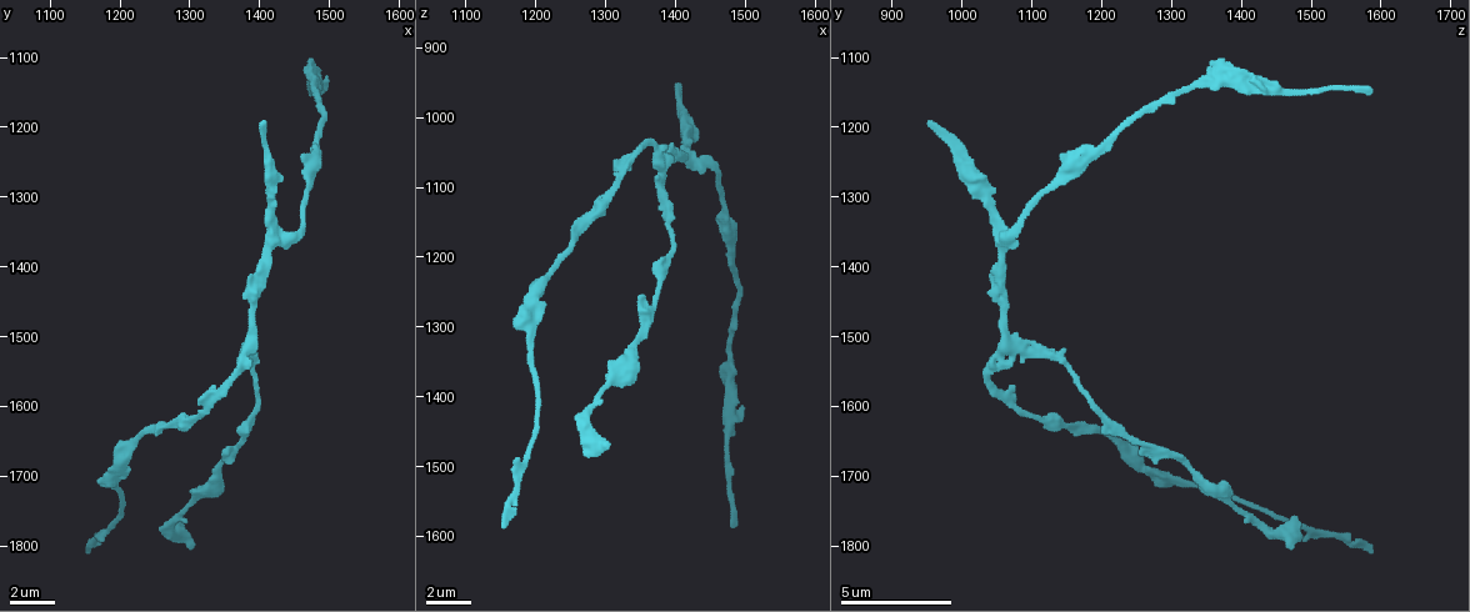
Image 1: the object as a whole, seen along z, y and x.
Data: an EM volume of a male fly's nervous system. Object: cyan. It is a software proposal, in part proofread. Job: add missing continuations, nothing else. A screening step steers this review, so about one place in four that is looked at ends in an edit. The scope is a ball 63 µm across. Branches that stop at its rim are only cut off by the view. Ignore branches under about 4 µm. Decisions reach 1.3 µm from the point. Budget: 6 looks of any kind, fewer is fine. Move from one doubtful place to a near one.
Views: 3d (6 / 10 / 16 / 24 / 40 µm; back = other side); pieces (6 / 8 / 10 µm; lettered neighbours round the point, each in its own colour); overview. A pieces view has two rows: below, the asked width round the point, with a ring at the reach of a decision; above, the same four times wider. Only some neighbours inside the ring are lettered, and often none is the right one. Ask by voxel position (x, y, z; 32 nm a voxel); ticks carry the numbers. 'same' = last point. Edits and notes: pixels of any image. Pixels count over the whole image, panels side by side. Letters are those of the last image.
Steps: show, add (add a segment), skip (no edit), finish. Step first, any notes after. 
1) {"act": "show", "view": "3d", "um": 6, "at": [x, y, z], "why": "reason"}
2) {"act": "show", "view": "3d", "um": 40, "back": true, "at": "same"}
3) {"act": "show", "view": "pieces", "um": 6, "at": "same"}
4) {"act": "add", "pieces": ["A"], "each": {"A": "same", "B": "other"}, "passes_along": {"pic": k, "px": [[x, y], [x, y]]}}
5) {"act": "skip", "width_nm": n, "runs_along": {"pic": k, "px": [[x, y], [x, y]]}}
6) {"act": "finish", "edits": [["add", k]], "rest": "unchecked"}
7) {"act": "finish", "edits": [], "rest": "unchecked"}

{"act": "show", "view": "3d", "um": 6, "at": [1300, 1800, 1470], "why": "an open end"}

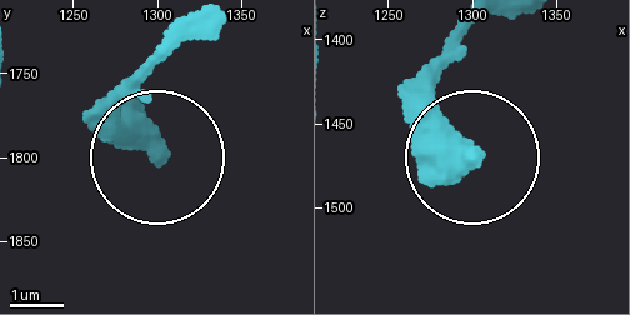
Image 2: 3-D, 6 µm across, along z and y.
{"act": "show", "view": "pieces", "um": 10, "at": [1302, 1800, 1468]}

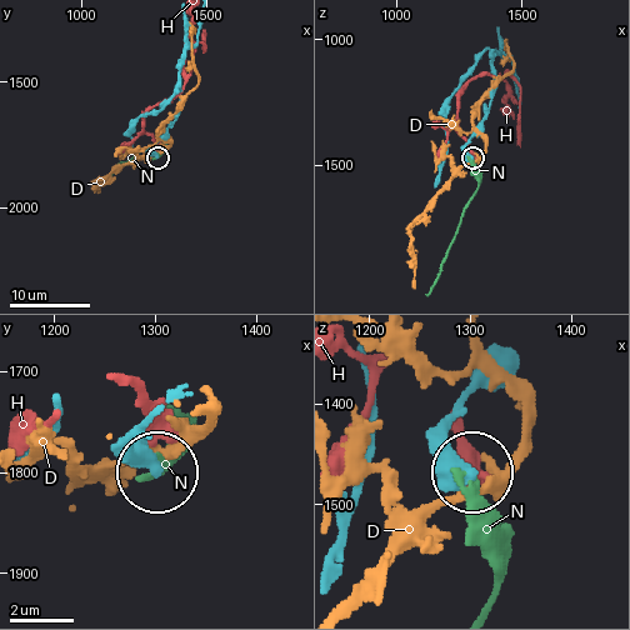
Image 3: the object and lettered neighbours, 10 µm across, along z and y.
{"act": "skip", "each": {"D": "other", "H": "other", "N": "other"}, "runs_along": {"pic": 3, "px": [[485, 373], [448, 438], [469, 468]]}, "found": "none of them fits"}

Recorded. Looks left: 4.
{"act": "show", "view": "pieces", "um": 8, "at": [1155, 1800, 1585]}

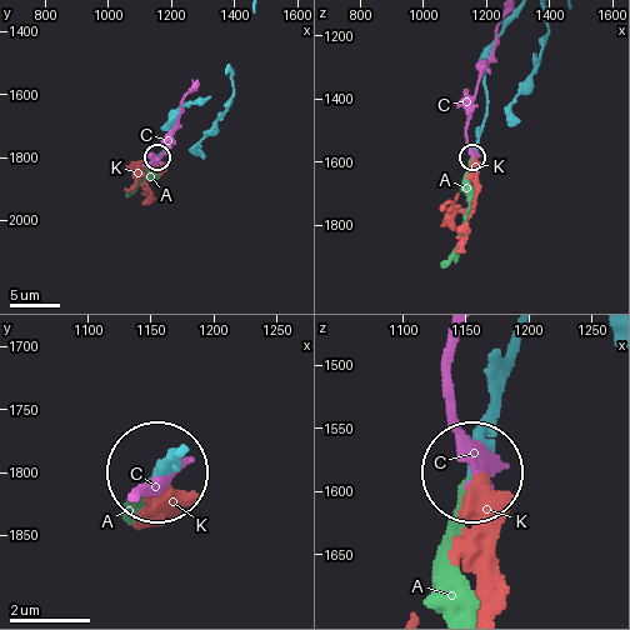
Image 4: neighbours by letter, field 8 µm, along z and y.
{"act": "add", "pieces": ["A"], "each": {"A": "same", "C": "other", "K": "other"}, "passes_along": {"pic": 4, "px": [[506, 365], [489, 443], [465, 476], [455, 604]]}, "found": "it goes on there"}

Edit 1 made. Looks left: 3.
{"act": "show", "view": "overview"}

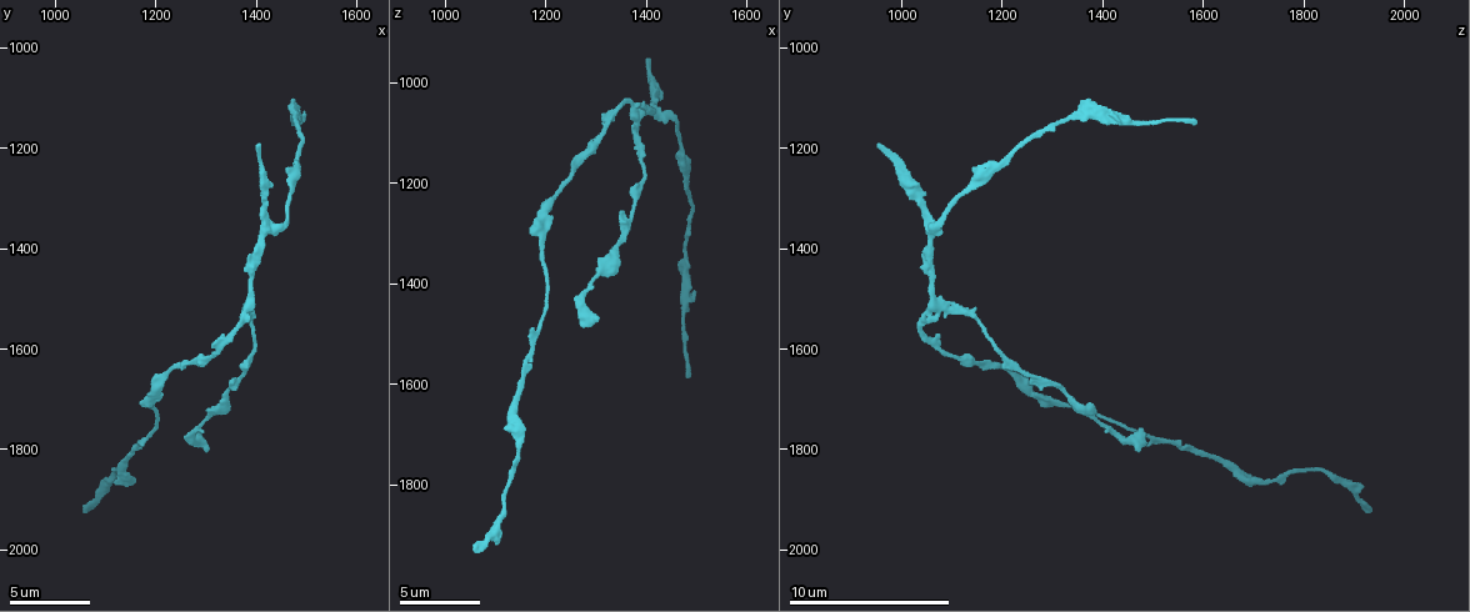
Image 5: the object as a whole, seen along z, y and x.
{"act": "show", "view": "pieces", "um": 10, "at": [1065, 1925, 1930]}

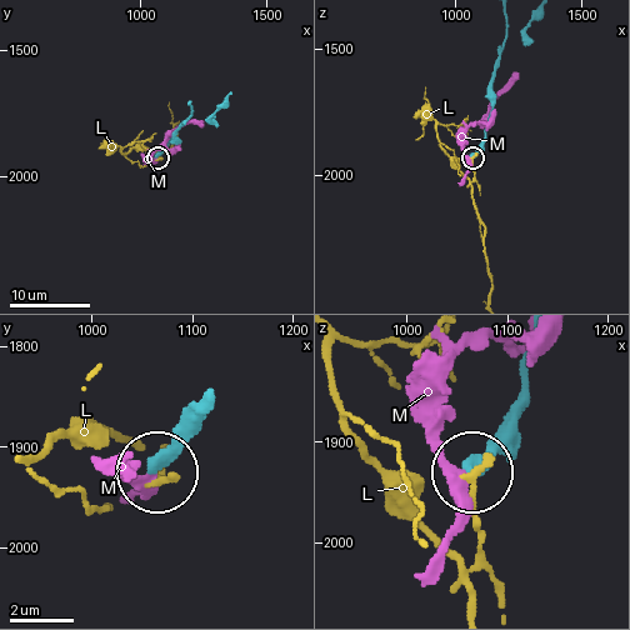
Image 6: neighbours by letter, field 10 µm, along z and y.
{"act": "skip", "each": {"L": "other", "M": "other"}, "runs_along": {"pic": 6, "px": [[210, 394], [156, 473]]}, "found": "none of them fits"}

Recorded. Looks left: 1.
{"act": "finish", "edits": [["add", 4]], "rest": "unchecked"}

